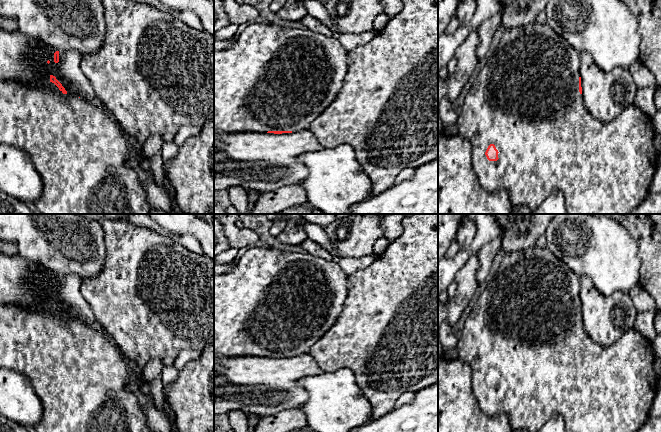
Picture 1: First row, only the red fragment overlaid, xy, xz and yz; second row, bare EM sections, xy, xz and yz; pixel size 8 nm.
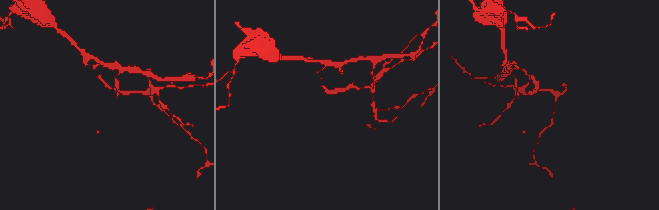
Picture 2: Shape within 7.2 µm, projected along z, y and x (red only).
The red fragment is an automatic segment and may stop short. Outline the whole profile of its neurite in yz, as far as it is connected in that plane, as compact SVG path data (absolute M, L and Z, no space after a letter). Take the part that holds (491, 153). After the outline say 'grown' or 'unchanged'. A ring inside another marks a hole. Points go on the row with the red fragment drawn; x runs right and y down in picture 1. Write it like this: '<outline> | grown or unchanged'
M535 21L525 27L506 30L502 32L497 48L488 55L486 64L477 75L458 111L456 122L458 134L467 138L471 143L472 164L479 183L487 192L508 191L511 212L521 206L527 206L533 212L553 191L560 191L565 197L567 214L631 214L650 193L649 188L653 181L658 158L653 141L656 131L651 117L632 104L624 108L612 121L603 123L594 119L583 103L579 66L580 52L547 24Z | grown

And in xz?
M254 23L249 25L244 29L244 31L235 39L233 45L228 49L223 49L220 51L214 50L214 131L219 133L274 133L274 134L282 134L282 133L292 133L300 130L308 129L311 122L316 119L318 115L320 115L335 99L338 92L341 90L343 85L343 80L347 72L347 67L351 63L349 59L349 52L341 45L336 35L328 37L320 33L316 33L307 28L289 28L282 27L279 25L274 25L271 23Z | grown

